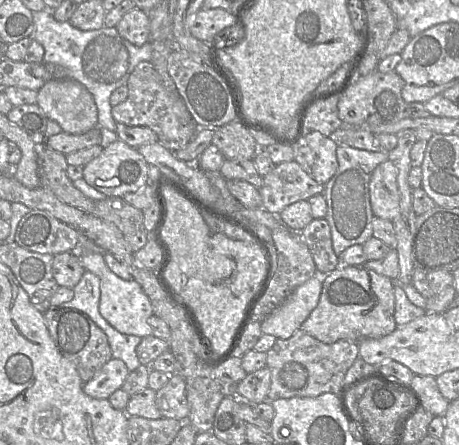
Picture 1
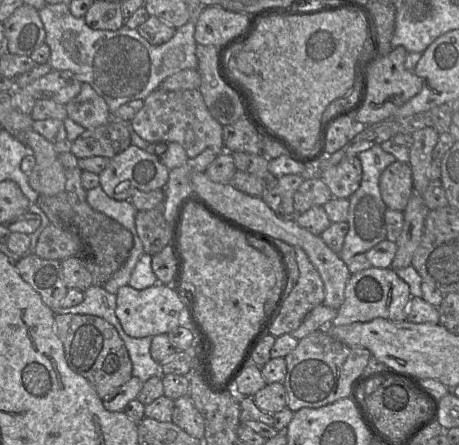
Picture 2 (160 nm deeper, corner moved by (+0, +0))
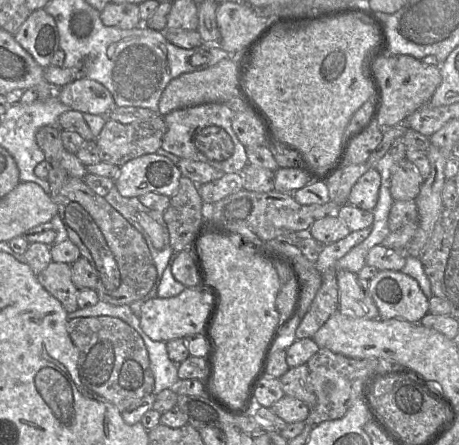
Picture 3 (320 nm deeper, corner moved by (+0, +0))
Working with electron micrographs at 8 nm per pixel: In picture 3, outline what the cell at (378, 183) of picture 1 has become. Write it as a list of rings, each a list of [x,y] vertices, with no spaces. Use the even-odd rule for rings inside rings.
[[[404,158],[396,166],[390,180],[390,194],[394,202],[415,200],[423,181],[416,166]]]

